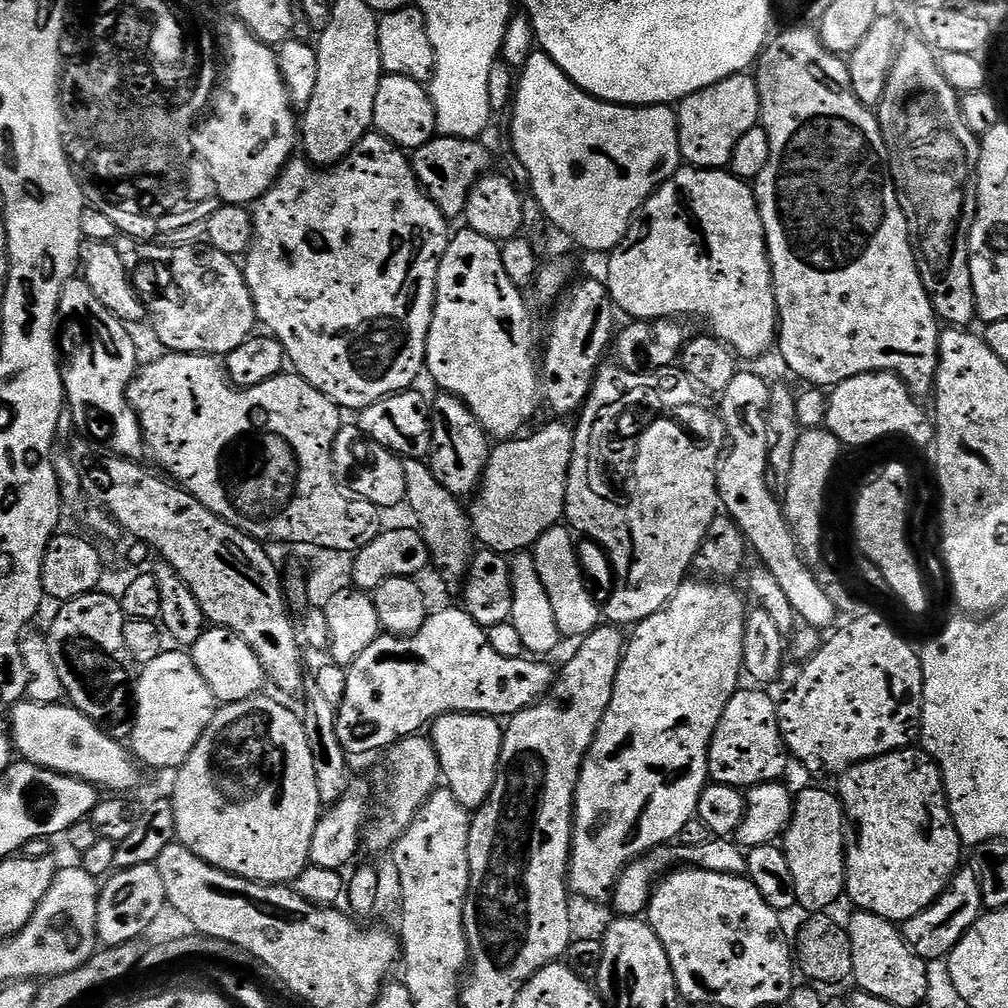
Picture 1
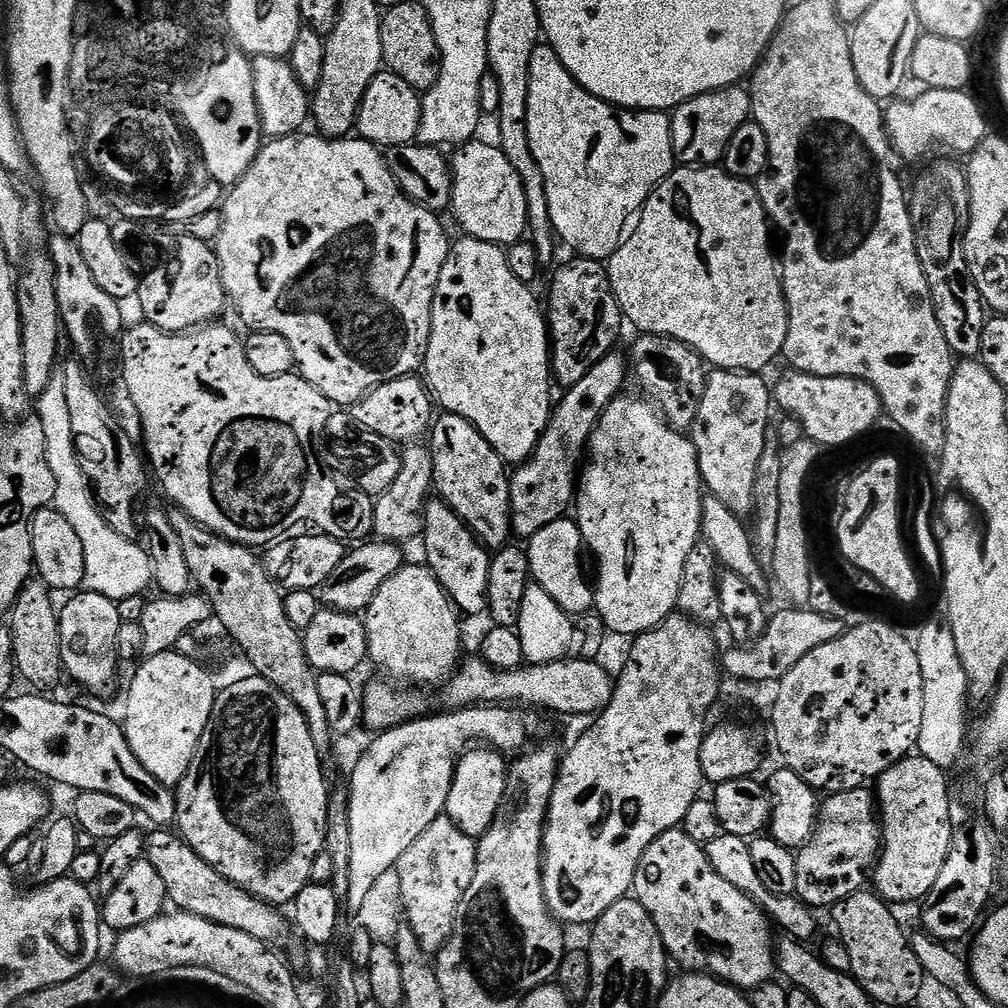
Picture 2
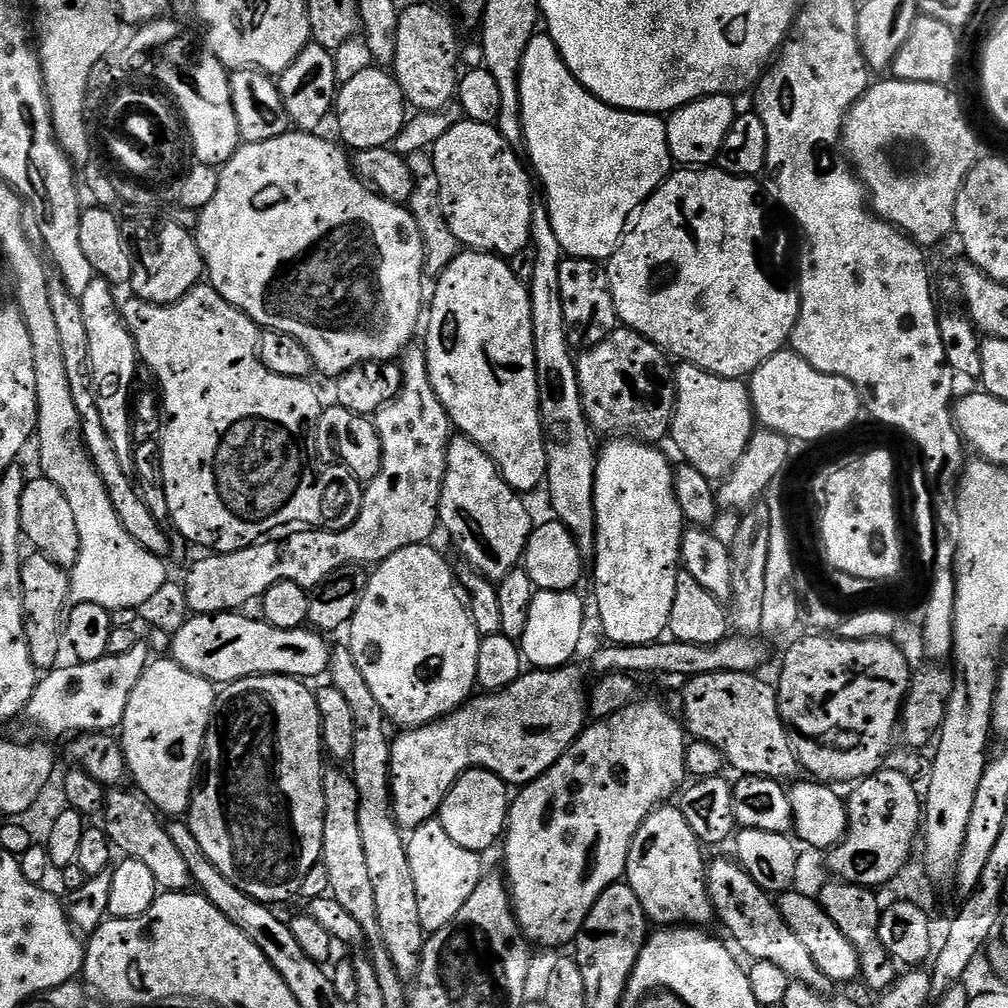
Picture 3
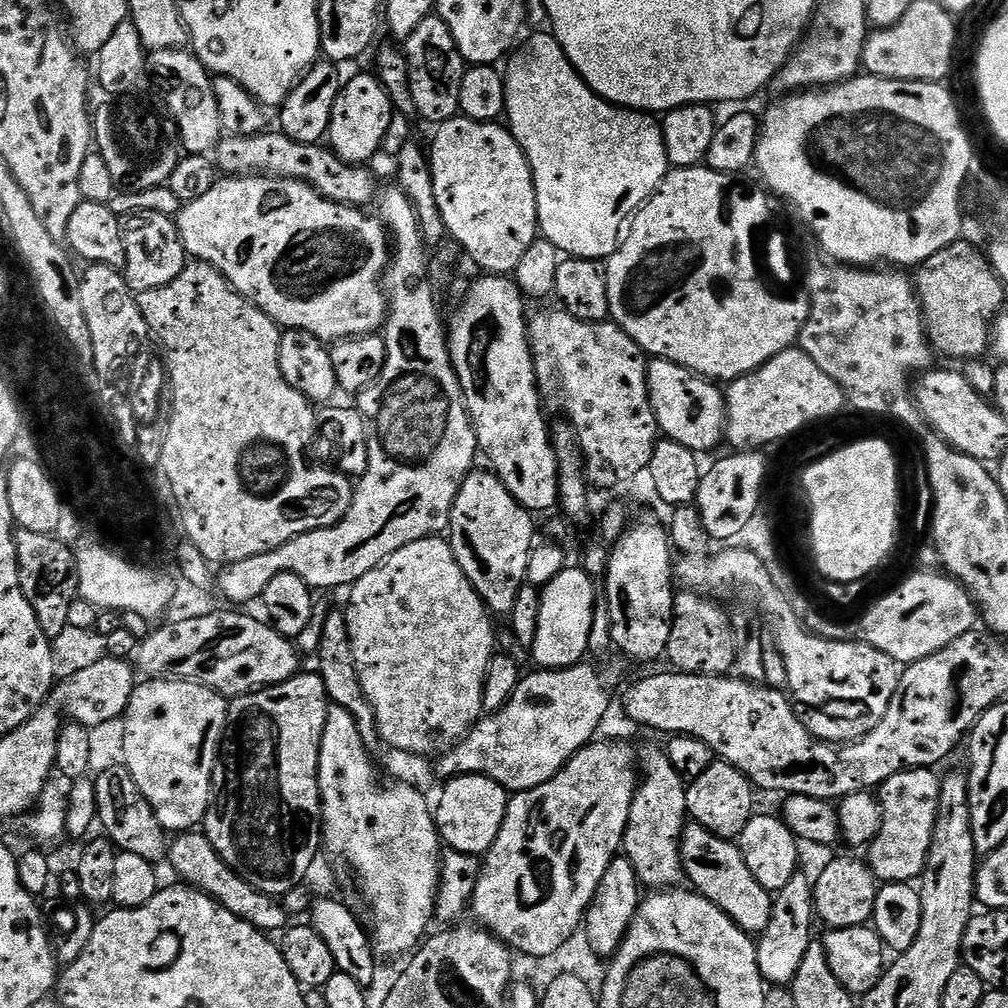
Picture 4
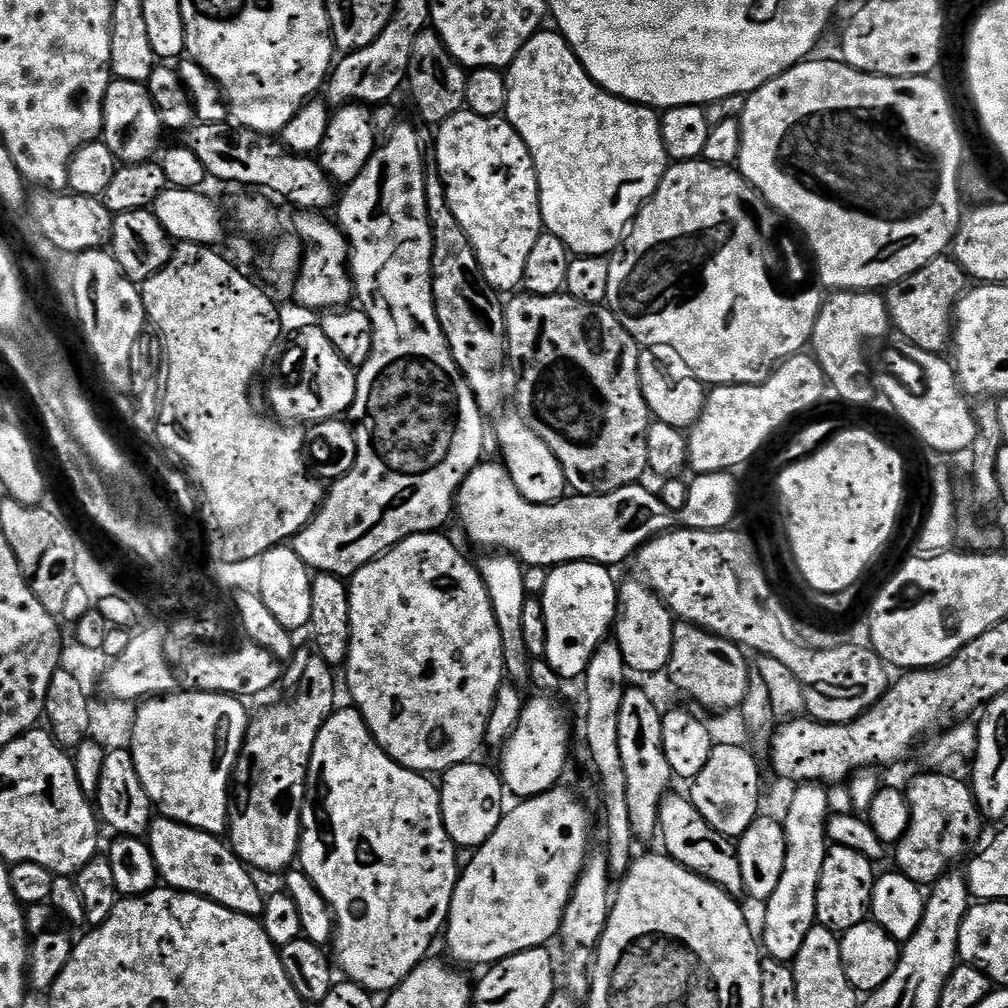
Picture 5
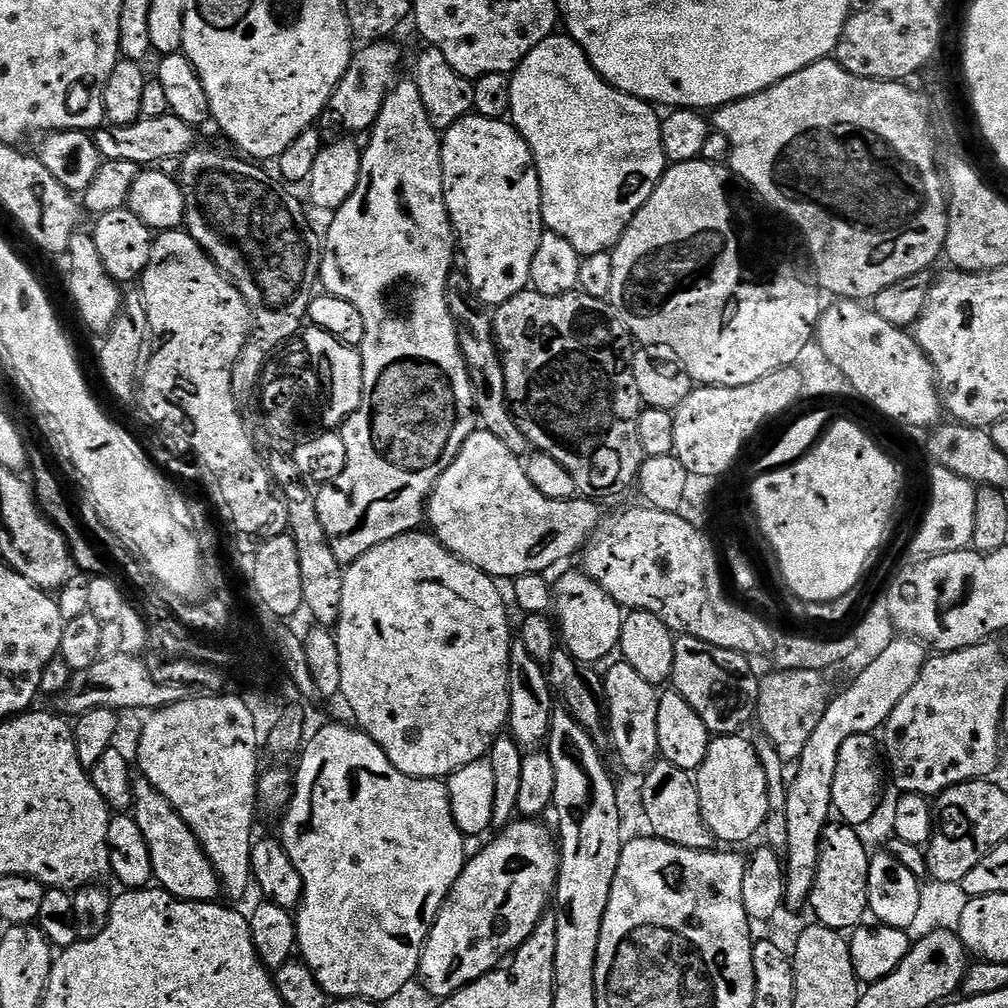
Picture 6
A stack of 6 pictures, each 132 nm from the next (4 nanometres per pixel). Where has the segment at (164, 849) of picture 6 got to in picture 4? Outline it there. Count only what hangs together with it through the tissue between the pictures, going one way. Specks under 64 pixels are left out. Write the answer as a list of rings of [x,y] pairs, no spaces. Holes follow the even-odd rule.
[[[190,830],[177,835],[169,845],[167,854],[168,863],[187,885],[197,891],[205,892],[213,899],[219,901],[224,908],[230,910],[236,917],[250,922],[255,928],[268,934],[272,931],[283,931],[290,922],[290,917],[283,905],[273,897],[249,886],[243,877],[237,875],[232,868],[226,866],[221,856],[214,850],[204,833]]]

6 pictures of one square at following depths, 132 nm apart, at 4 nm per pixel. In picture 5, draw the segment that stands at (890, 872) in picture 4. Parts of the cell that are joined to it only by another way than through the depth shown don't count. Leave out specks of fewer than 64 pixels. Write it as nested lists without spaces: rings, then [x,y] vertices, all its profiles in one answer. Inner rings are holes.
[[[924,770],[921,773],[906,787],[908,828],[894,846],[895,867],[916,884],[931,886],[977,847],[976,839],[986,827],[986,821],[976,805],[971,787],[965,781],[963,784],[956,776],[944,776],[948,774],[940,770]]]

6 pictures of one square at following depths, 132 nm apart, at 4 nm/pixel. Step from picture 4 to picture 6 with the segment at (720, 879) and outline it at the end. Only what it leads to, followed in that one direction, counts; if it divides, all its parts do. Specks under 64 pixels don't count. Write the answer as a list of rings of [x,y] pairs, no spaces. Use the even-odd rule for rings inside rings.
[[[657,762],[647,769],[642,786],[643,805],[650,822],[647,827],[657,840],[665,840],[674,846],[703,852],[714,844],[712,832],[702,818],[702,806],[698,802],[696,781],[691,775],[673,764]]]

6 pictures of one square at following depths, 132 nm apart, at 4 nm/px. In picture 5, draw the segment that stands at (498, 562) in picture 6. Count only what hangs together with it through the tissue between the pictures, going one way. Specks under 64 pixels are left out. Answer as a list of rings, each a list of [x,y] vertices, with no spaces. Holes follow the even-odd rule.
[[[481,462],[462,482],[456,496],[455,519],[460,519],[464,532],[477,544],[480,550],[495,550],[500,554],[516,557],[529,568],[553,569],[558,564],[573,564],[579,560],[589,560],[592,564],[613,566],[624,559],[635,557],[647,540],[661,536],[663,532],[673,531],[678,524],[677,513],[670,511],[655,491],[643,488],[643,483],[627,484],[605,496],[565,495],[554,504],[535,504],[522,494],[510,478],[503,463]]]

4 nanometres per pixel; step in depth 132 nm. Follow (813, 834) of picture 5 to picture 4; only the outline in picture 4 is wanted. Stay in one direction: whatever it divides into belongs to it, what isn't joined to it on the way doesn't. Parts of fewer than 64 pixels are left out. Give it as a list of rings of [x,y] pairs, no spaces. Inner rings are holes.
[[[798,872],[782,888],[775,893],[772,902],[770,922],[759,935],[756,945],[756,957],[760,976],[767,985],[773,987],[789,987],[798,968],[802,964],[802,957],[812,943],[812,920],[814,924],[814,905],[812,903],[812,887],[808,879]]]

